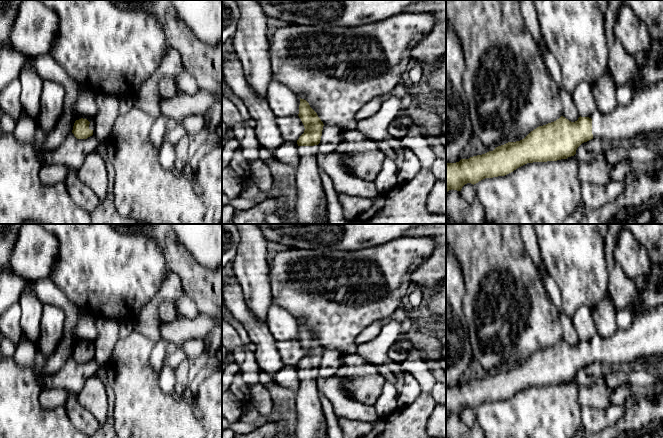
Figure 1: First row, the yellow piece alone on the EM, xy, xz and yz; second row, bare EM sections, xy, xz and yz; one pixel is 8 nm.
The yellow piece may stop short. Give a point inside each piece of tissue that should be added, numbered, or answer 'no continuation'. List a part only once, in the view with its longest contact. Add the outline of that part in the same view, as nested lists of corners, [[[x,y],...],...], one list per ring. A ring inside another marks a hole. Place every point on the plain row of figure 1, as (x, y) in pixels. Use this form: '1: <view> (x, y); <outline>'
1: xz (308, 421); [[[318,369],[298,370],[299,390],[296,411],[293,414],[292,429],[295,438],[327,438],[327,426],[322,404],[318,395]]]

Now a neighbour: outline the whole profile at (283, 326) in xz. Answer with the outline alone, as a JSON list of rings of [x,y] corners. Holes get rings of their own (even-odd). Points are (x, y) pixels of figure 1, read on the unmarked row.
[[[277,304],[270,306],[266,324],[276,341],[298,340],[299,338],[299,320]]]

